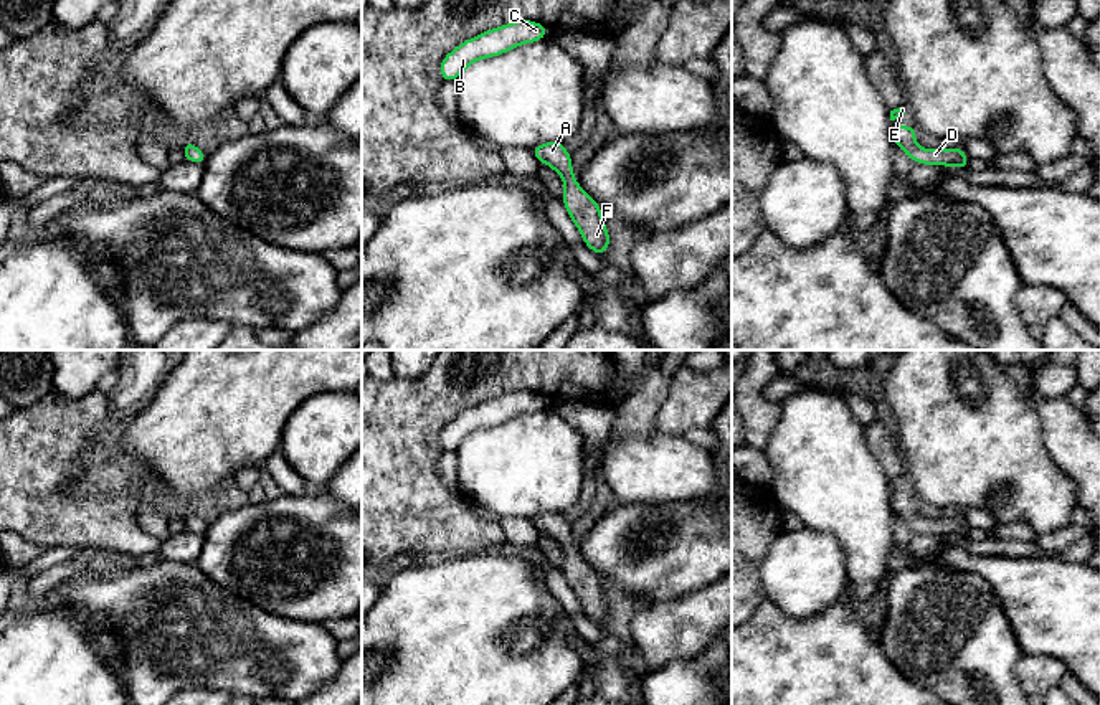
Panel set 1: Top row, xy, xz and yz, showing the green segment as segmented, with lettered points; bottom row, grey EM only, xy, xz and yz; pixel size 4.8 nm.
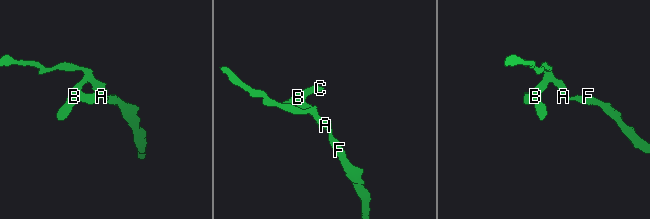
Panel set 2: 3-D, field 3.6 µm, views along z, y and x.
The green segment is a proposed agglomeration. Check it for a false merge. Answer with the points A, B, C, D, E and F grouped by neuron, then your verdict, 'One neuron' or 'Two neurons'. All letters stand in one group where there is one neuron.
Groups: A B C D E F. One neuron

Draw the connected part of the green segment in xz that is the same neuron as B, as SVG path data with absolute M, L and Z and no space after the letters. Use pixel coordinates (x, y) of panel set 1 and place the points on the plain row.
M519 390L481 403L444 426L443 451L454 451L472 431L502 424L519 414L542 409L548 400L542 393Z

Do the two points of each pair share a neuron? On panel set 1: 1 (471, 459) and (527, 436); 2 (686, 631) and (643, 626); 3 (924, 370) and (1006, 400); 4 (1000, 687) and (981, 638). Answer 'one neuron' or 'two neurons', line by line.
1: one neuron
2: one neuron
3: one neuron
4: one neuron

